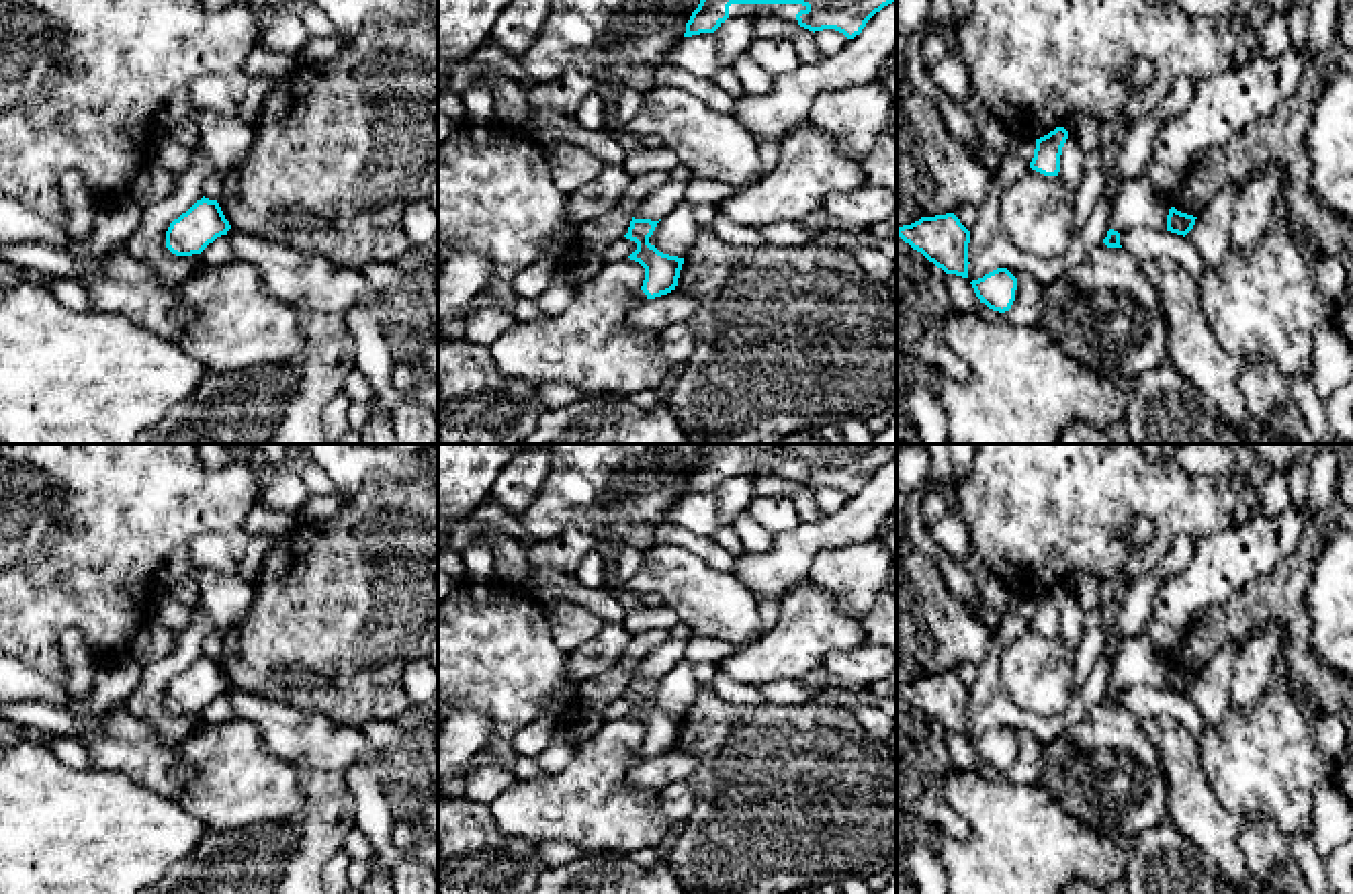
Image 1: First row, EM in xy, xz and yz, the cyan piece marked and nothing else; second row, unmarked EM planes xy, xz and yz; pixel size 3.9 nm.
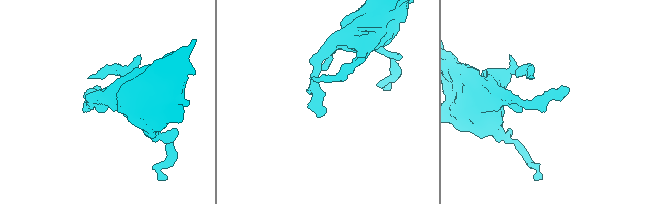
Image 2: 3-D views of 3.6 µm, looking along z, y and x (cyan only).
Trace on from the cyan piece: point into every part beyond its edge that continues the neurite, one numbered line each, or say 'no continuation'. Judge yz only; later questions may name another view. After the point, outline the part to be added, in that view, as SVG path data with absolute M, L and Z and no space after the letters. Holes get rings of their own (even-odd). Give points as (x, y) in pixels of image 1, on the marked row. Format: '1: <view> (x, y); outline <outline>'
no continuation

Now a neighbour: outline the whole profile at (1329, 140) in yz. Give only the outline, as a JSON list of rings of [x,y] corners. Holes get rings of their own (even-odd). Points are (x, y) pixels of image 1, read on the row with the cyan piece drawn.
[[[1330,68],[1306,149],[1314,194],[1328,211],[1353,221],[1353,76]]]

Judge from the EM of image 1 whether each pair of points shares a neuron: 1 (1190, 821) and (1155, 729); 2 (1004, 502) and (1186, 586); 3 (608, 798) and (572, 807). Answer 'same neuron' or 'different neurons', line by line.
1: same neuron
2: different neurons
3: same neuron

